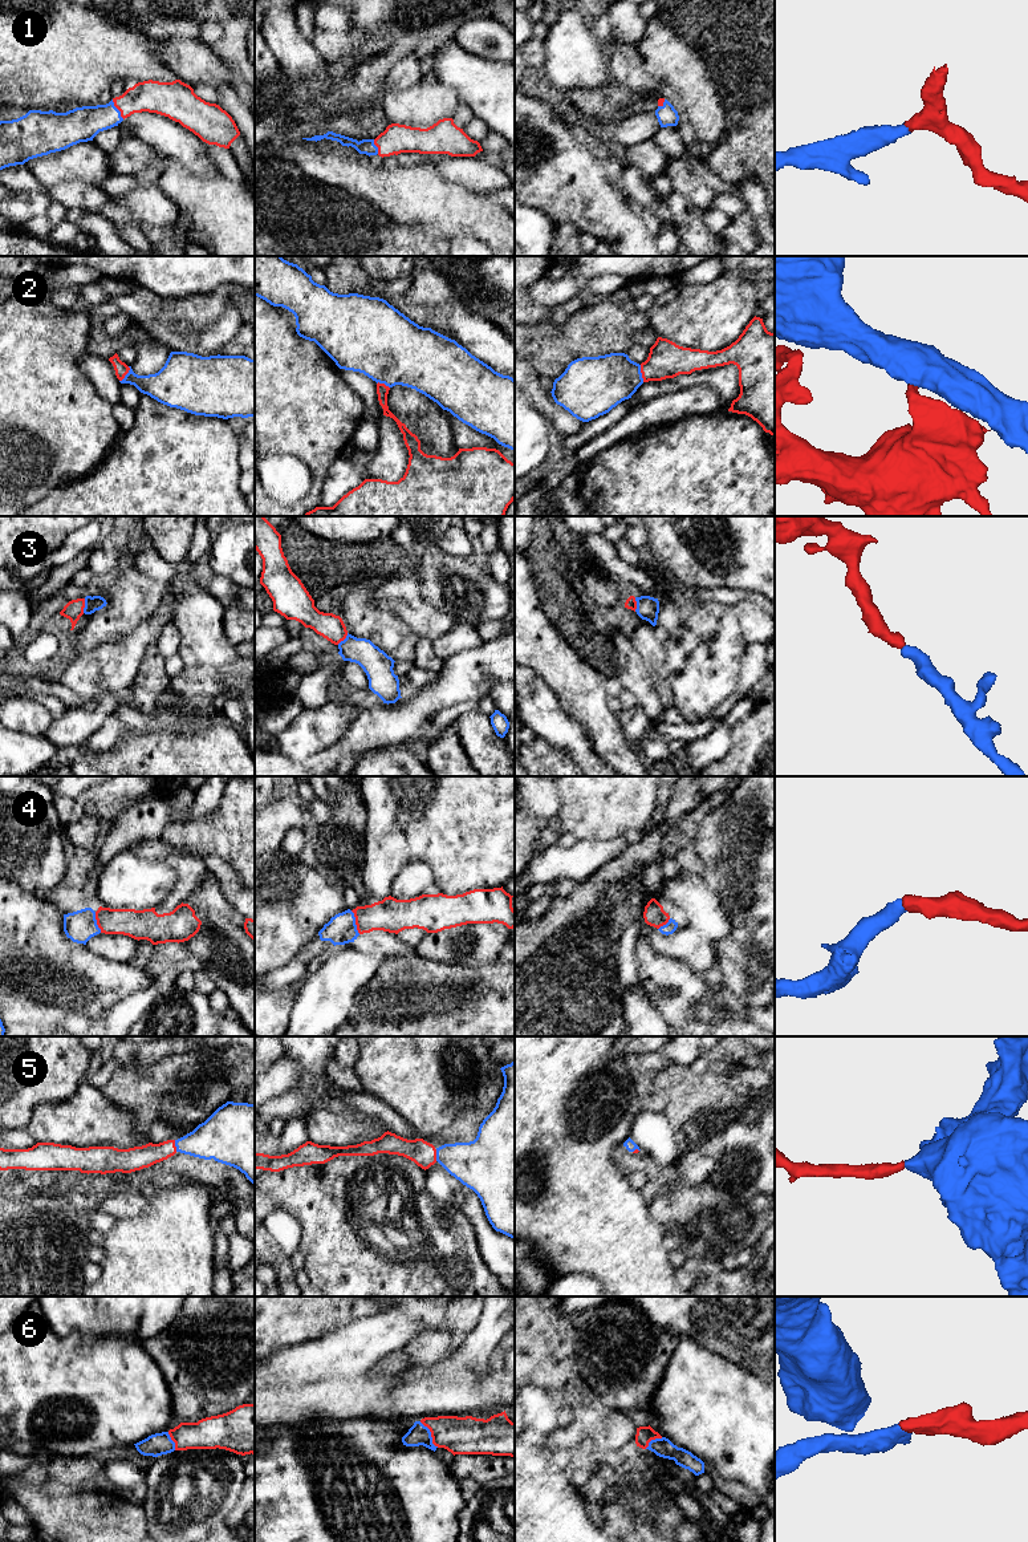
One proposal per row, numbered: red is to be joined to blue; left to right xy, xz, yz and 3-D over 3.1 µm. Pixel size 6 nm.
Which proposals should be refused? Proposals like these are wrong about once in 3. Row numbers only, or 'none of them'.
none of them

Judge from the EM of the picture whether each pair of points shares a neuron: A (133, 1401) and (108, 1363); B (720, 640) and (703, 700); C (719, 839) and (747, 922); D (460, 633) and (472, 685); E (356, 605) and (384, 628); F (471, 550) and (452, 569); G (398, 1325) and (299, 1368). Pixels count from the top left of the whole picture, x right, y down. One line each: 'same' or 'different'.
A: same
B: same
C: same
D: different
E: same
F: different
G: same

